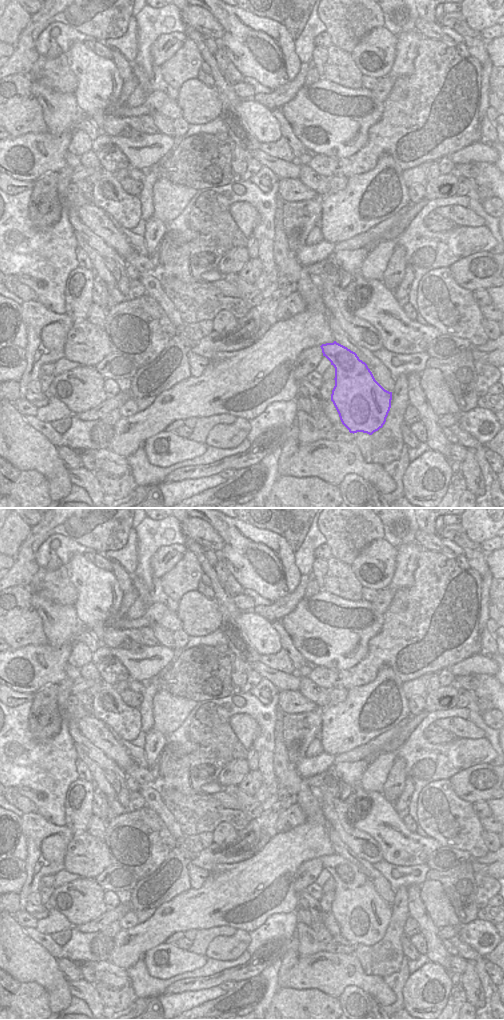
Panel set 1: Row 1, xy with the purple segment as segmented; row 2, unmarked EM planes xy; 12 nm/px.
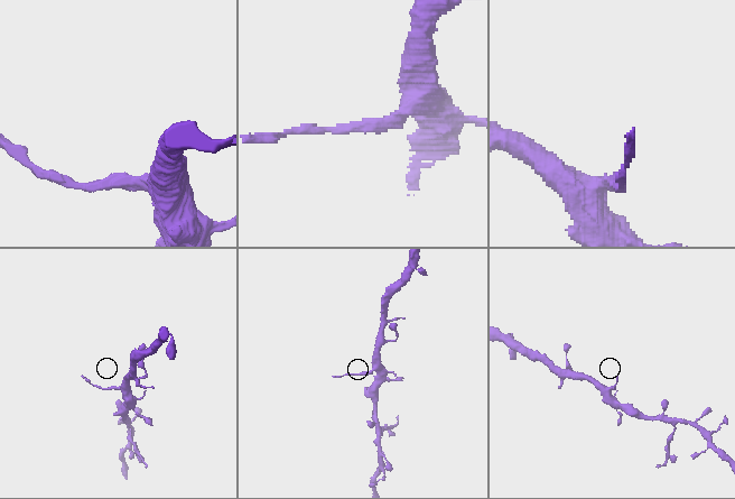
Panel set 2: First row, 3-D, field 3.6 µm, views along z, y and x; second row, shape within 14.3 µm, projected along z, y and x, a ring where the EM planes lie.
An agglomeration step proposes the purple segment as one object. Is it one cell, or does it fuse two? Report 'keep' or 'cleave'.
cleave

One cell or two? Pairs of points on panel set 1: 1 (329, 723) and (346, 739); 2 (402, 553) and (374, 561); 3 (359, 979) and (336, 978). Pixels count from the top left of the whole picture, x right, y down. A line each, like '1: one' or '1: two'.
1: one
2: two
3: one

